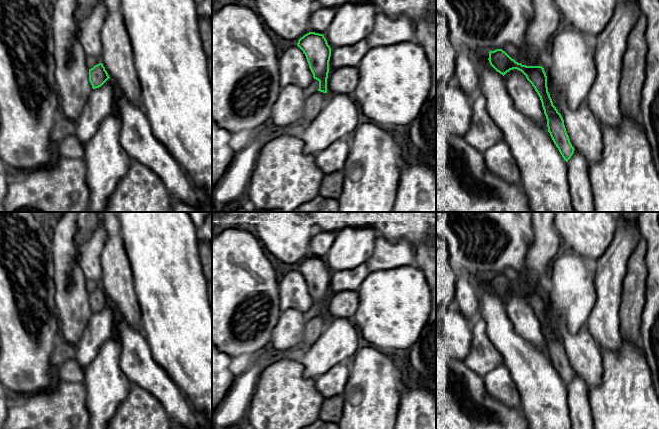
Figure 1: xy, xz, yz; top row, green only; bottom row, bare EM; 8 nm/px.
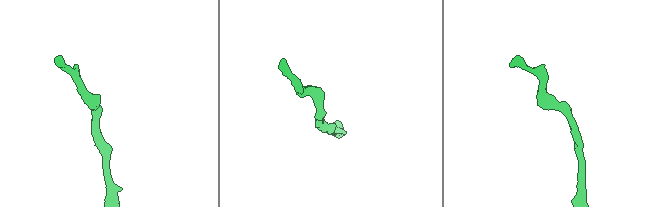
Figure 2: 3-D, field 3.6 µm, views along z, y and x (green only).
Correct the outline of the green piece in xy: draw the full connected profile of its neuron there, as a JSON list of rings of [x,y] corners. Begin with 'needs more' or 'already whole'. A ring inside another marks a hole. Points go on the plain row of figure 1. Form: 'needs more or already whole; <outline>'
already whole; [[[102,287],[89,293],[89,305],[93,313],[101,311],[109,302],[110,301]]]

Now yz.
already whole; [[[496,273],[489,276],[490,289],[503,300],[510,294],[517,293],[521,295],[532,308],[538,320],[540,321],[544,338],[547,343],[547,351],[550,360],[558,372],[560,378],[566,386],[574,377],[569,360],[567,358],[564,344],[548,316],[547,300],[542,290],[526,290],[516,286],[502,273]]]

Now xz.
already whole; [[[309,256],[298,264],[297,270],[306,280],[313,302],[319,305],[318,315],[327,317],[327,302],[331,272],[323,258]]]

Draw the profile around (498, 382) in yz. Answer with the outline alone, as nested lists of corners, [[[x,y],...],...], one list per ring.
[[[500,364],[488,372],[483,380],[486,390],[493,398],[523,412],[520,394],[505,364]]]

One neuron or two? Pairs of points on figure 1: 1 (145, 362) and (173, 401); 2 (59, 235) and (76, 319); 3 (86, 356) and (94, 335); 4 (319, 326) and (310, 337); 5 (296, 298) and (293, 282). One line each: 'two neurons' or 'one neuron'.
1: one neuron
2: one neuron
3: one neuron
4: one neuron
5: one neuron

